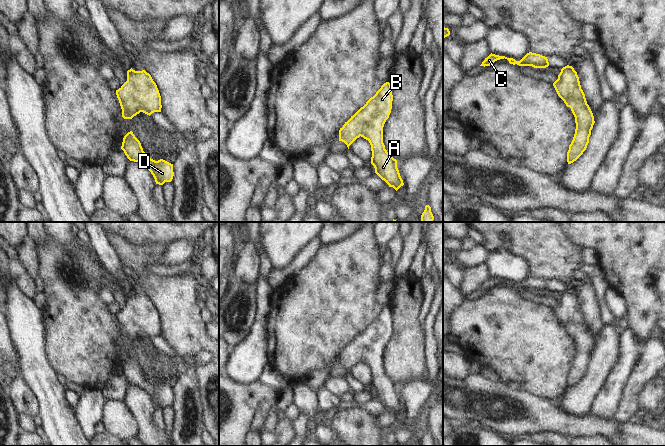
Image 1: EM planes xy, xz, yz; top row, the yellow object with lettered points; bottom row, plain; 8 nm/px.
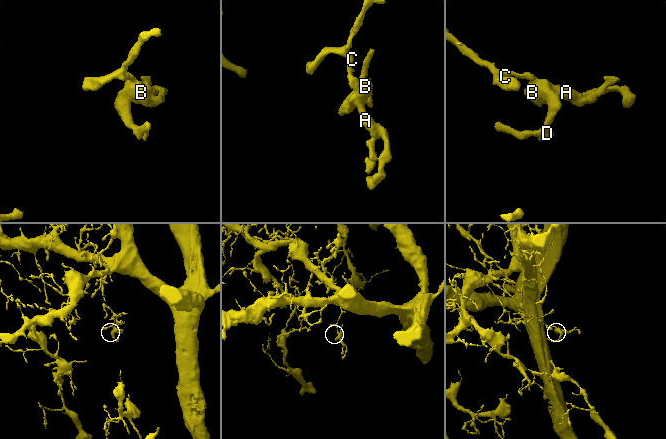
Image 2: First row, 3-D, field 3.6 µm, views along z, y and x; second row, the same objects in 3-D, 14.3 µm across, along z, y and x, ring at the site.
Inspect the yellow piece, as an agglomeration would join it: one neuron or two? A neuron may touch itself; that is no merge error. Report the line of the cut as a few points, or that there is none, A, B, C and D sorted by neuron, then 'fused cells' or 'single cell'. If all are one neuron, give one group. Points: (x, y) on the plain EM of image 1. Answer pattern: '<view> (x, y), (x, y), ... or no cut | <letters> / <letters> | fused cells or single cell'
no cut | A B C D | single cell

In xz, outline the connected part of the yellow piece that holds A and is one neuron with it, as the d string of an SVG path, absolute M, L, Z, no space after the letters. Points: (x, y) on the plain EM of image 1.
M384 307L376 318L361 331L339 354L339 365L349 370L360 360L371 369L371 388L375 397L396 415L404 409L397 384L385 373L383 351L392 333L392 311Z

